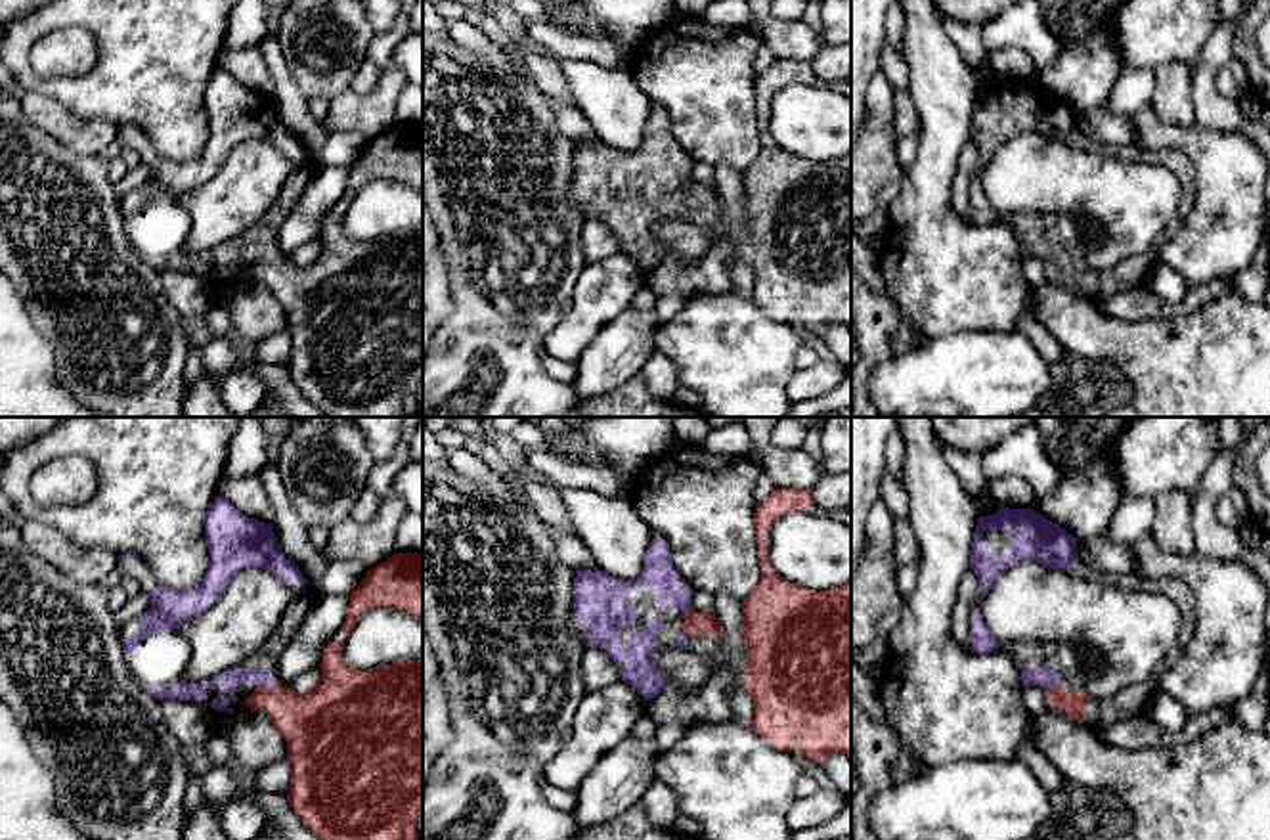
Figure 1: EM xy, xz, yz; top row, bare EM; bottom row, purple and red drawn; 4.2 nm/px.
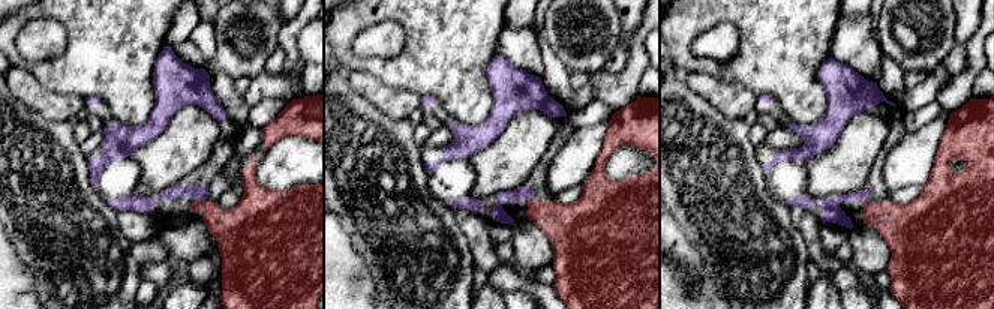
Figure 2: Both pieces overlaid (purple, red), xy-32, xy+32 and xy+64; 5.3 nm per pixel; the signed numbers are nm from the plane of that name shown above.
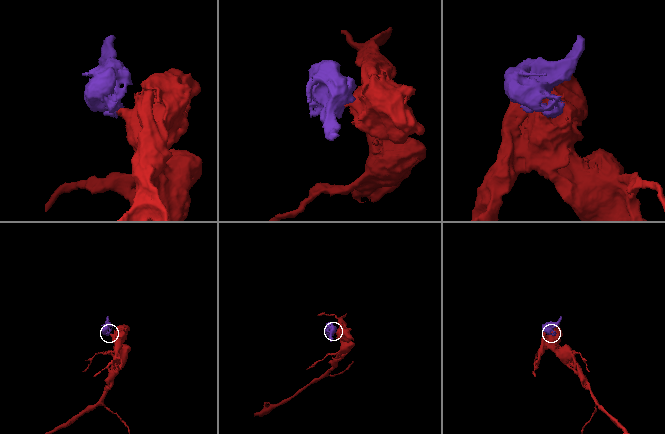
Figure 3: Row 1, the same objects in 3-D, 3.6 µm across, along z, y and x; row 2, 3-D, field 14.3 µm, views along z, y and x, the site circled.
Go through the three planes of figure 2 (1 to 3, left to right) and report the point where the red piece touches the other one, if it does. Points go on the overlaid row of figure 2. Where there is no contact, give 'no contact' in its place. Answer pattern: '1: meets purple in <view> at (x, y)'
1: meets purple in xy-32 at (200, 200)
2: meets purple in xy+32 at (531, 200)
3: meets purple in xy+64 at (865, 200)

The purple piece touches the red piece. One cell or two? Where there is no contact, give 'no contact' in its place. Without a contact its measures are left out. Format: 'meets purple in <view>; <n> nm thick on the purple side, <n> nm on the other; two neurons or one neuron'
meets purple in xy; 80 nm thick on the purple side, 260 nm on the other; one neuron

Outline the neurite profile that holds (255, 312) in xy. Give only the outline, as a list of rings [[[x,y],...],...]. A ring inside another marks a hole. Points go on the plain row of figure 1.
[[[262,283],[233,285],[231,295],[220,308],[230,314],[231,329],[249,344],[287,331],[283,306]]]

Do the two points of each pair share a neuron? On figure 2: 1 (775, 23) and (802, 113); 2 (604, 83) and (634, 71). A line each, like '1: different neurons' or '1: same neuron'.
1: same neuron
2: same neuron

